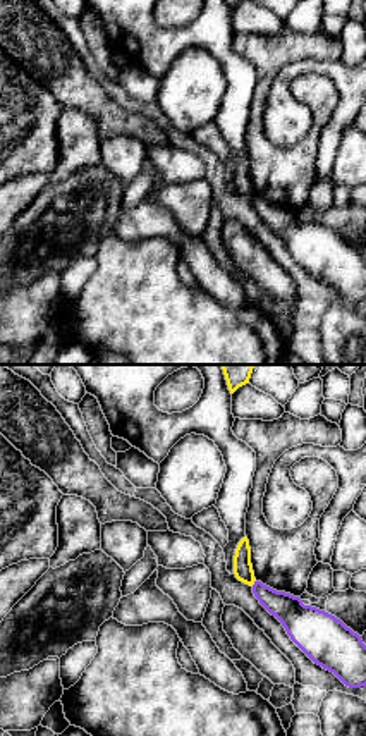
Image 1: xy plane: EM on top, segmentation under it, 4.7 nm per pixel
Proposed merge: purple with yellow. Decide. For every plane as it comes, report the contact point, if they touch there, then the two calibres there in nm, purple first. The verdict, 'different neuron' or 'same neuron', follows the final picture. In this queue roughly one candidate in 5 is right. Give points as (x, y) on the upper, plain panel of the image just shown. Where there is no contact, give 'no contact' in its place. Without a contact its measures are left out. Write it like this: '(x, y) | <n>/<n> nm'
(255, 198) | 150/90 nm

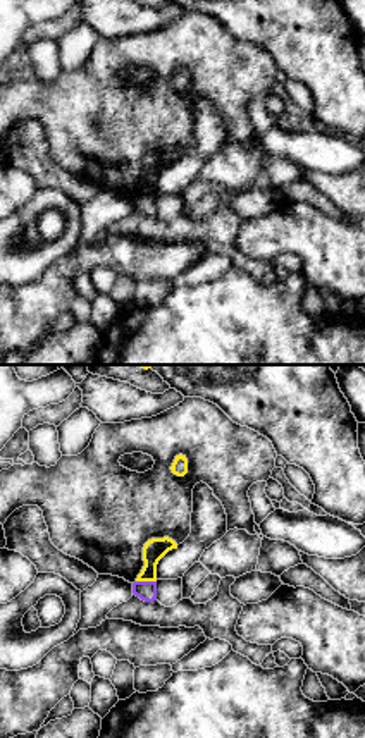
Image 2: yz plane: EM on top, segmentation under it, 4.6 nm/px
(147, 196) | 100/100 nm

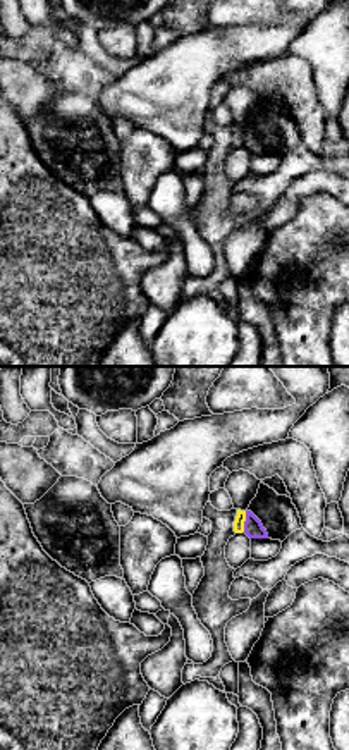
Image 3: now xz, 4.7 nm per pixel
(244, 136) | 90/50 nm

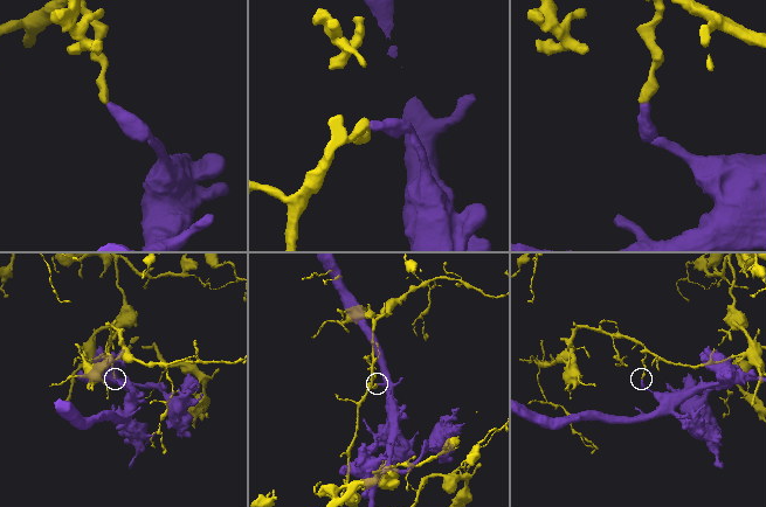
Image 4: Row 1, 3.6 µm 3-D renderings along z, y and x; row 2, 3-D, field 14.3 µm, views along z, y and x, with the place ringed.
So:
different neuron

